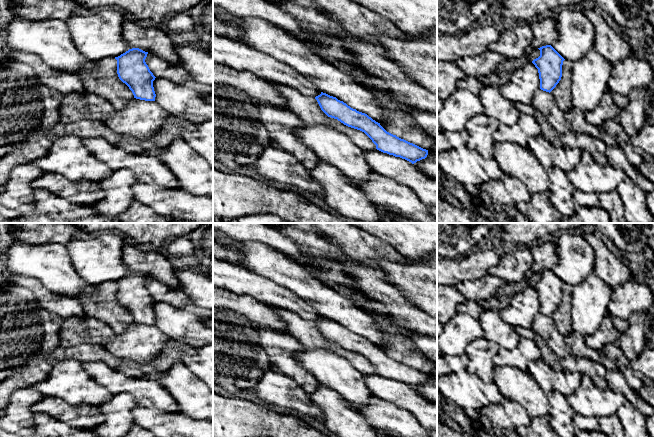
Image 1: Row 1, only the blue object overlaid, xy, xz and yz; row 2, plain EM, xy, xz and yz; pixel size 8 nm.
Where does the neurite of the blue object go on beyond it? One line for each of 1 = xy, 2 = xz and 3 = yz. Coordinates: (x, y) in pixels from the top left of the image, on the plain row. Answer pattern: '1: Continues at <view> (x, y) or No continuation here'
1: No continuation here
2: No continuation here
3: No continuation here

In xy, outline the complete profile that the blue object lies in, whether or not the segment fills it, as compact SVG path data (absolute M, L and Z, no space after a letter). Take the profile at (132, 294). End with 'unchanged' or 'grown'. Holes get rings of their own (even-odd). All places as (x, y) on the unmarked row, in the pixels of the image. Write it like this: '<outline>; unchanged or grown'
M132 272L115 281L119 303L132 315L134 322L155 325L153 305L155 300L145 286L148 276Z; unchanged

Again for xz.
M321 316L315 323L328 341L337 343L348 351L364 356L376 369L377 374L400 381L412 388L427 381L428 374L387 356L380 347L367 338L351 332L336 321Z; unchanged

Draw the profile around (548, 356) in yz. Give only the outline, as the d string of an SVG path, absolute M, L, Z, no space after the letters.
M515 327L516 332L527 339L534 340L541 351L542 360L555 371L561 371L559 358L552 352L546 342L539 338L532 328Z

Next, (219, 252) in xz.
M213 242L213 257L220 260L228 261L230 263L233 263L239 266L241 263L238 254L234 250L226 249L214 242Z

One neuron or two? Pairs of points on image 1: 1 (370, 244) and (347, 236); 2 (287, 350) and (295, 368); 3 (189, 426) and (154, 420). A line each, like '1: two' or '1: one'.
1: one
2: one
3: one

